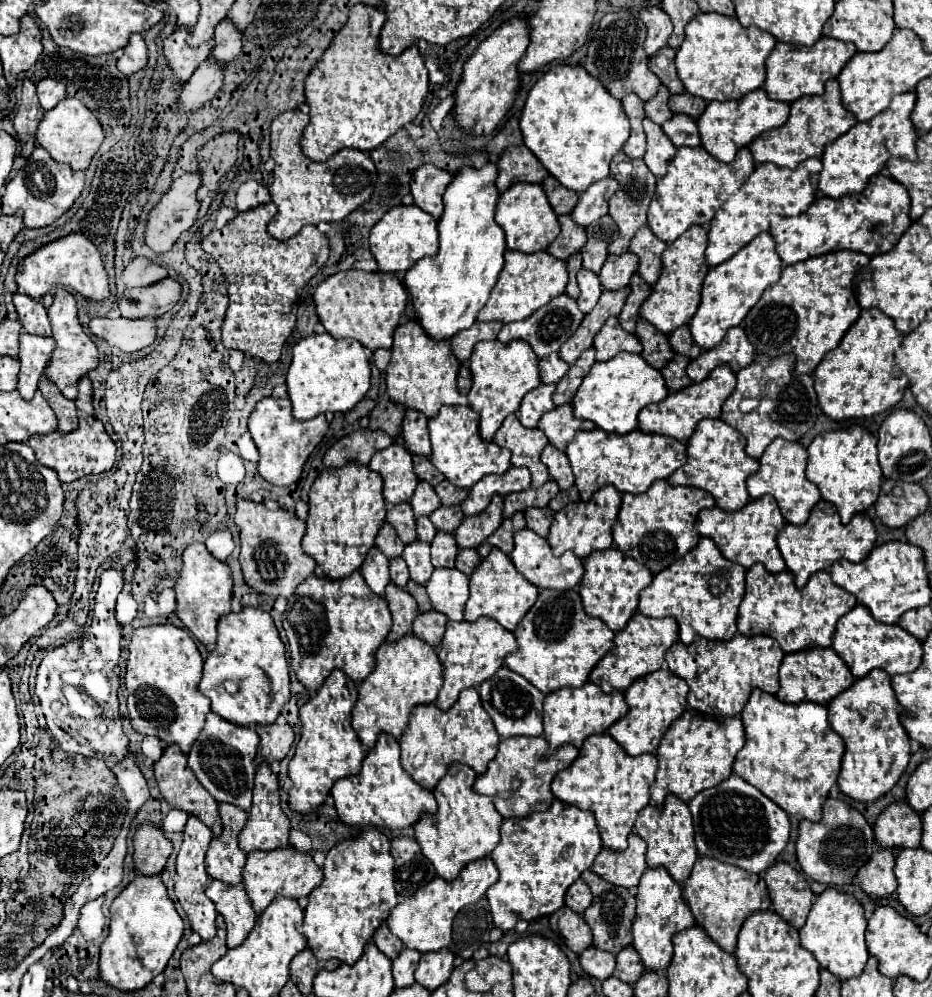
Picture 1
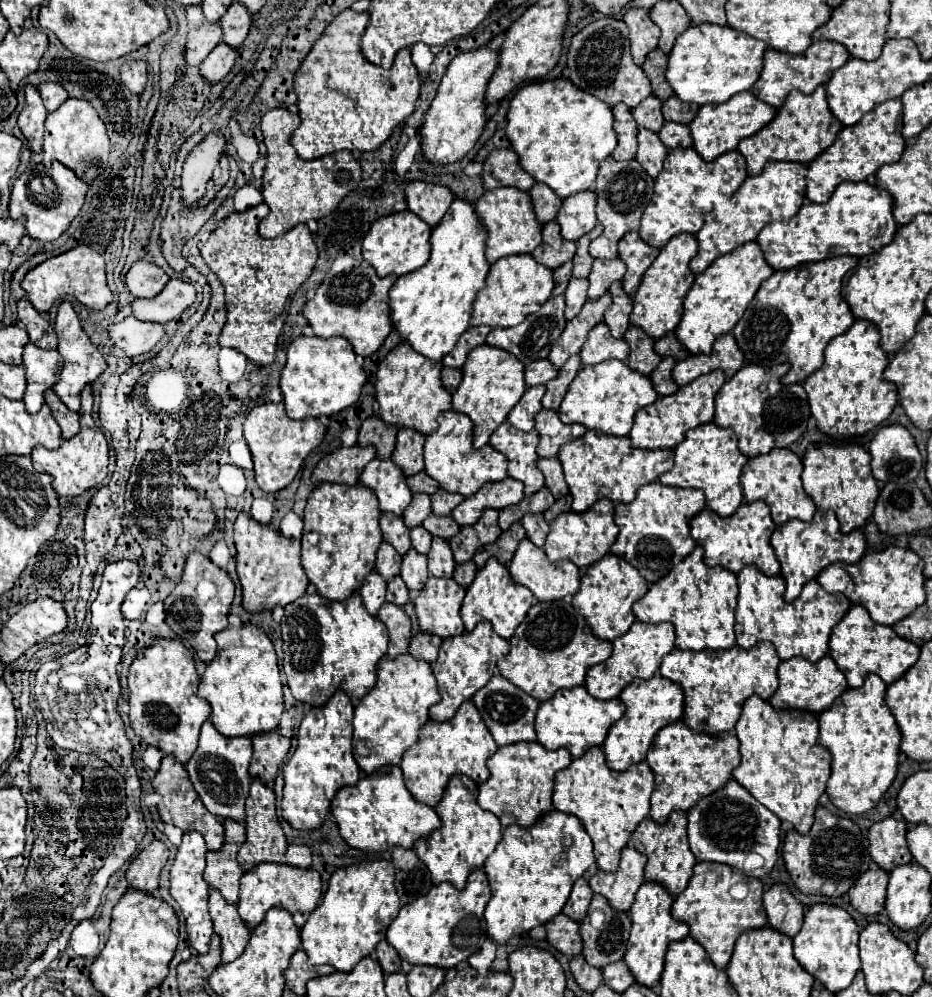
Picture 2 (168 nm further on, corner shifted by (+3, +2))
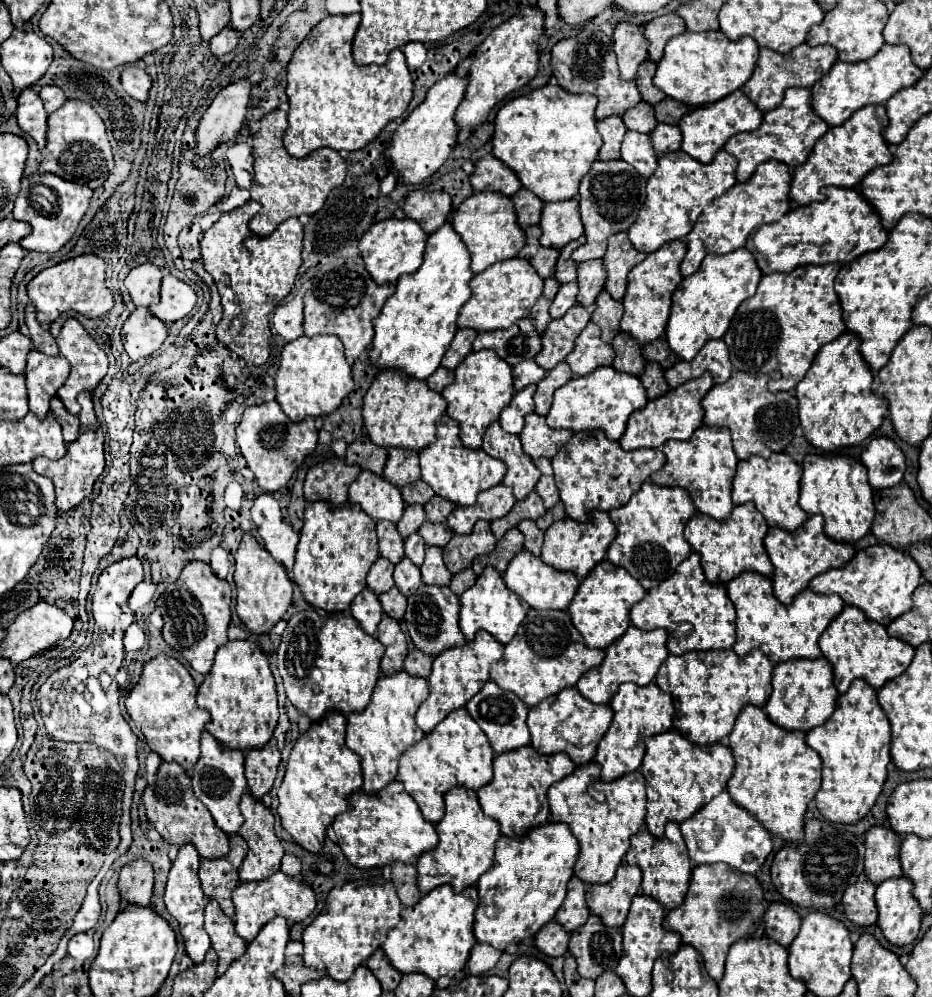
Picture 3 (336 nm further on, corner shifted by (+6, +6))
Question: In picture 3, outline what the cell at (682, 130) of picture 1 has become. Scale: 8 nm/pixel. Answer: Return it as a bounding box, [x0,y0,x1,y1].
[652,125,682,153]

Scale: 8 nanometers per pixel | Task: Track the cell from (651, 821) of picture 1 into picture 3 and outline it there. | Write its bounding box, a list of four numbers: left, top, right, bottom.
[626,823,692,909]

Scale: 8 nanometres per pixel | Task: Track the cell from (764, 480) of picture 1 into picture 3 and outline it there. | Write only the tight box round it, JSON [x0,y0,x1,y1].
[732,453,808,531]

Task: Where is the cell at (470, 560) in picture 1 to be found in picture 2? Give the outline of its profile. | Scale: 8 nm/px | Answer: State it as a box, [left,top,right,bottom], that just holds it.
[453,561,477,587]

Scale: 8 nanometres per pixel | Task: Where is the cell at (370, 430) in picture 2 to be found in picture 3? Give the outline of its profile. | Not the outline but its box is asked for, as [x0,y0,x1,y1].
[344,435,388,475]

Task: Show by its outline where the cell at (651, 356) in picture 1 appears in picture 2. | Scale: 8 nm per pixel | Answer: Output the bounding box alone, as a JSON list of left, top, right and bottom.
[623,325,661,375]

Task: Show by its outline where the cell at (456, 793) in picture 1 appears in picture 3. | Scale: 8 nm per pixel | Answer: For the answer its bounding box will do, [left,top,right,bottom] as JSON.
[418,787,500,893]

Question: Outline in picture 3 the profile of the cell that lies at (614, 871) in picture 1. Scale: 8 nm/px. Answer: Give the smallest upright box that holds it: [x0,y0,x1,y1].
[586,863,640,927]

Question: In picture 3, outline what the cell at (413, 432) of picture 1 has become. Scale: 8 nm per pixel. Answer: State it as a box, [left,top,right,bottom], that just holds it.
[382,451,420,487]

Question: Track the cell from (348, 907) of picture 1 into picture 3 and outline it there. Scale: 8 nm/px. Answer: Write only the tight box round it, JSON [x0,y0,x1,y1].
[304,881,402,981]

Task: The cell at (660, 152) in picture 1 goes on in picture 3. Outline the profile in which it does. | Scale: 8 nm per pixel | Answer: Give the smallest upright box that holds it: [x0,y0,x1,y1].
[622,131,658,177]

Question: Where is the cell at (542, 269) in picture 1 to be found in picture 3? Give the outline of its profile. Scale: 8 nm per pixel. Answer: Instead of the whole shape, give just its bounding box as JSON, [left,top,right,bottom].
[456,257,544,333]

